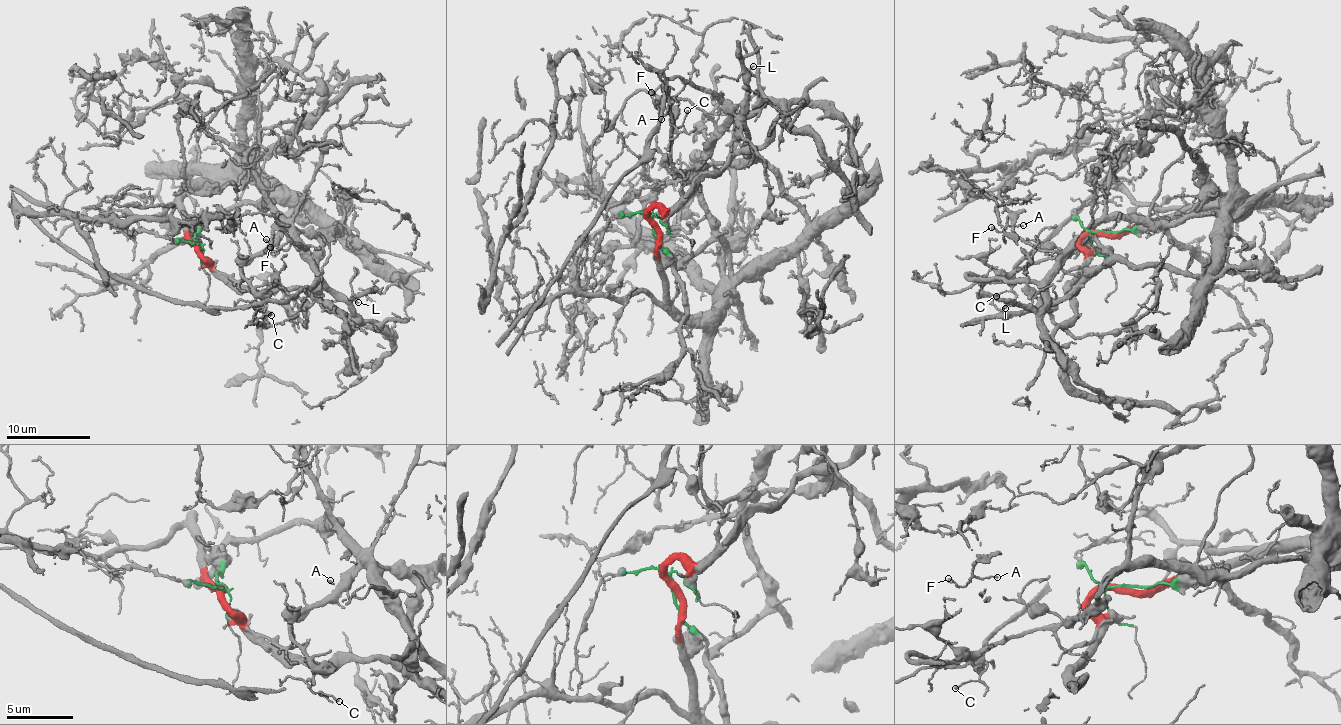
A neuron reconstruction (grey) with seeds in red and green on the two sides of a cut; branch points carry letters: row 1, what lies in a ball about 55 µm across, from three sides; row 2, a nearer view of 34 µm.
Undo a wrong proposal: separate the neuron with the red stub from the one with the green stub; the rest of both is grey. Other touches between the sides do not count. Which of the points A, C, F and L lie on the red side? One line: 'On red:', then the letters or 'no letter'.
On red: C

